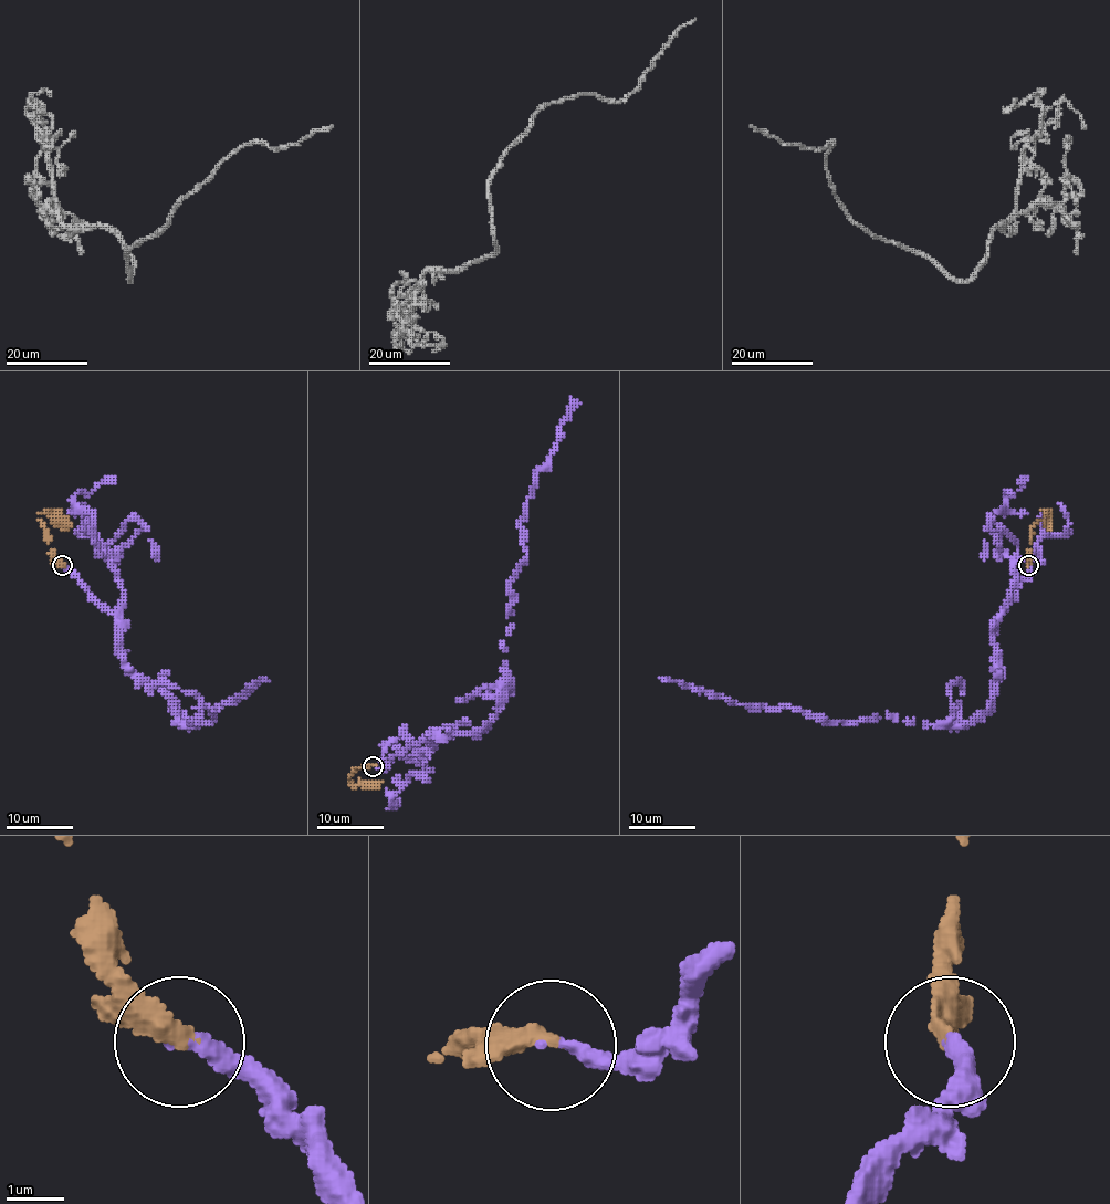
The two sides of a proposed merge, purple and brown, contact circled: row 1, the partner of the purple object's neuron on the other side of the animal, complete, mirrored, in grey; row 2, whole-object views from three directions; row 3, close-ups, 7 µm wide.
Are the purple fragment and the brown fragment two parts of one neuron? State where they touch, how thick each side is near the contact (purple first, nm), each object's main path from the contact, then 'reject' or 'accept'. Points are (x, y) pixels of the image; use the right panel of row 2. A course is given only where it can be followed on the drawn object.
place (1028, 565); calibres 190 and 360 nm; course purple (1028, 566), (995, 621), (993, 702), (963, 723), (886, 716), (826, 723), (781, 705), (757, 709), (660, 678); course brown (1028, 566), (1029, 532), (1048, 512), (1045, 527); accept

